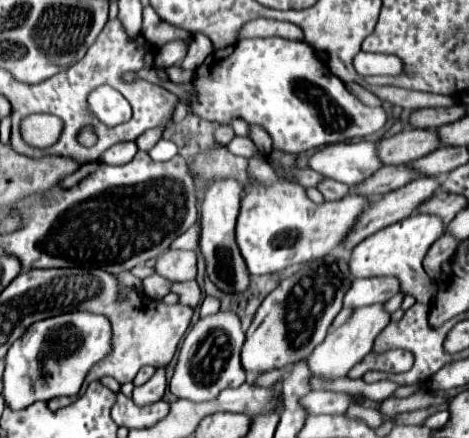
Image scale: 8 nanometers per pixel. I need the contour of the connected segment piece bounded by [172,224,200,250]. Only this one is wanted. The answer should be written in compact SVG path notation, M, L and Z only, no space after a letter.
M196 224L188 230L188 232L184 232L182 236L178 236L174 242L172 242L172 248L182 248L182 250L196 250L198 248L198 228L196 228Z

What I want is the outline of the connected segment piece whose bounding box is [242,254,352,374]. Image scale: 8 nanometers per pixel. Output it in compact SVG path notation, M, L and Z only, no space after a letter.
M334 254L314 260L310 266L304 266L294 276L282 280L280 286L270 292L256 310L242 346L242 366L262 374L266 370L282 368L308 358L316 344L324 340L328 326L340 312L344 292L348 292L350 284L348 262Z

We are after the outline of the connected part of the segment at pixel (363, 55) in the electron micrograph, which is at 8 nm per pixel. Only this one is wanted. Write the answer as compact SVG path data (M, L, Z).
M358 52L354 56L354 68L362 76L374 76L374 74L400 74L402 72L402 62L396 56L388 54L368 54L368 52Z

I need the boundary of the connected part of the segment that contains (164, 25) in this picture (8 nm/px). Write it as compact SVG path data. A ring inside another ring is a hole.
M152 6L144 8L144 24L142 24L142 36L144 40L154 46L154 48L162 48L164 44L172 42L172 40L182 40L188 44L192 32L186 32L184 28L176 28L164 20L160 20L160 16L154 12Z

